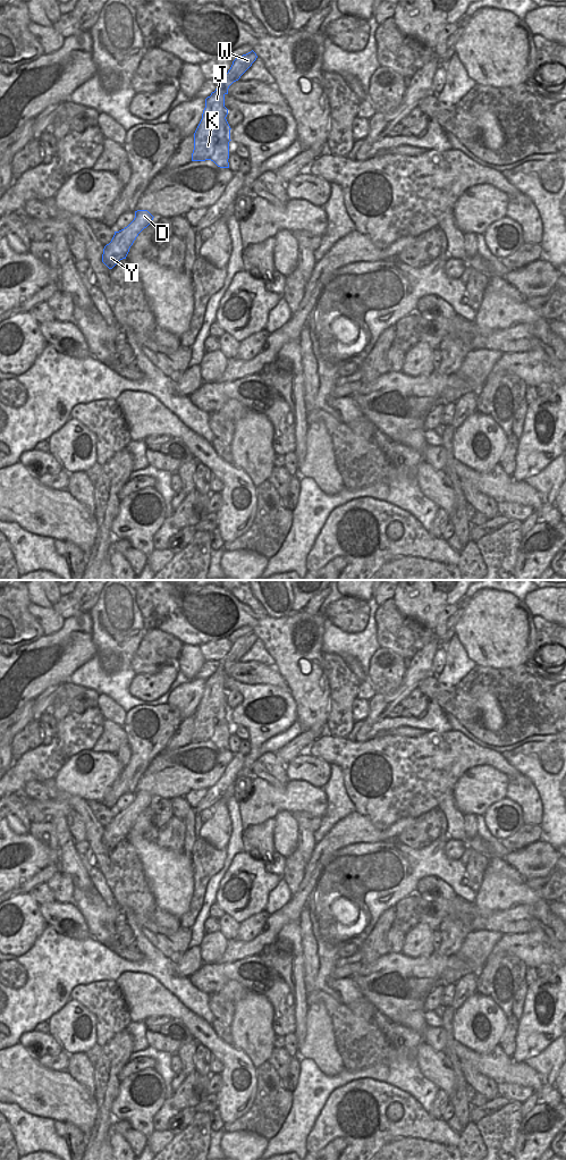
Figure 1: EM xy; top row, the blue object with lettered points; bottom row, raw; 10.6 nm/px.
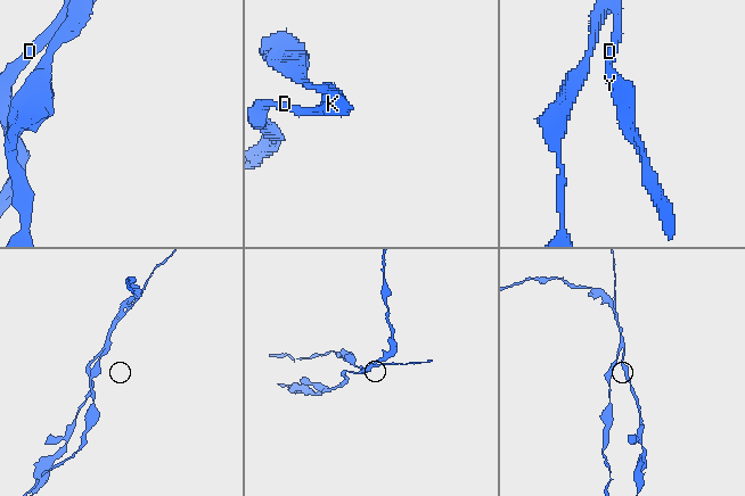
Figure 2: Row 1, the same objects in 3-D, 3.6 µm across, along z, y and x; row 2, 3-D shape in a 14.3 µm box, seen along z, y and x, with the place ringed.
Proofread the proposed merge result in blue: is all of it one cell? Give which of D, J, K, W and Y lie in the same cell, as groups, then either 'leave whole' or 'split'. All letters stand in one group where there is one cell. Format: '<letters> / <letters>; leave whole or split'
D J K Y / W; split

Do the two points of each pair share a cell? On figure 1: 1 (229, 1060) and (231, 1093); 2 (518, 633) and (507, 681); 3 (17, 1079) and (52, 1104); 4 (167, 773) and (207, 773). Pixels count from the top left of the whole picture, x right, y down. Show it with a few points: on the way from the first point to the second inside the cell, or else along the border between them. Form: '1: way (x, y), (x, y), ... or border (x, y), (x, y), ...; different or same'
1: way (229, 1068), (230, 1085); same
2: border (526, 663), (510, 667), (484, 666); different
3: way (26, 1083), (43, 1095); same
4: way (177, 773), (196, 773); same

